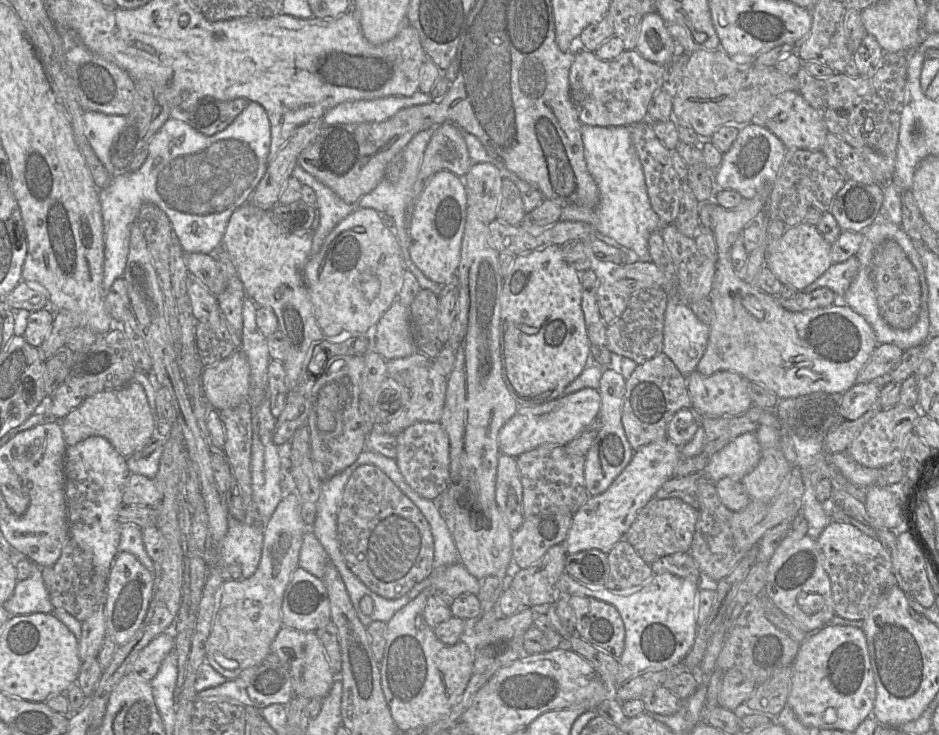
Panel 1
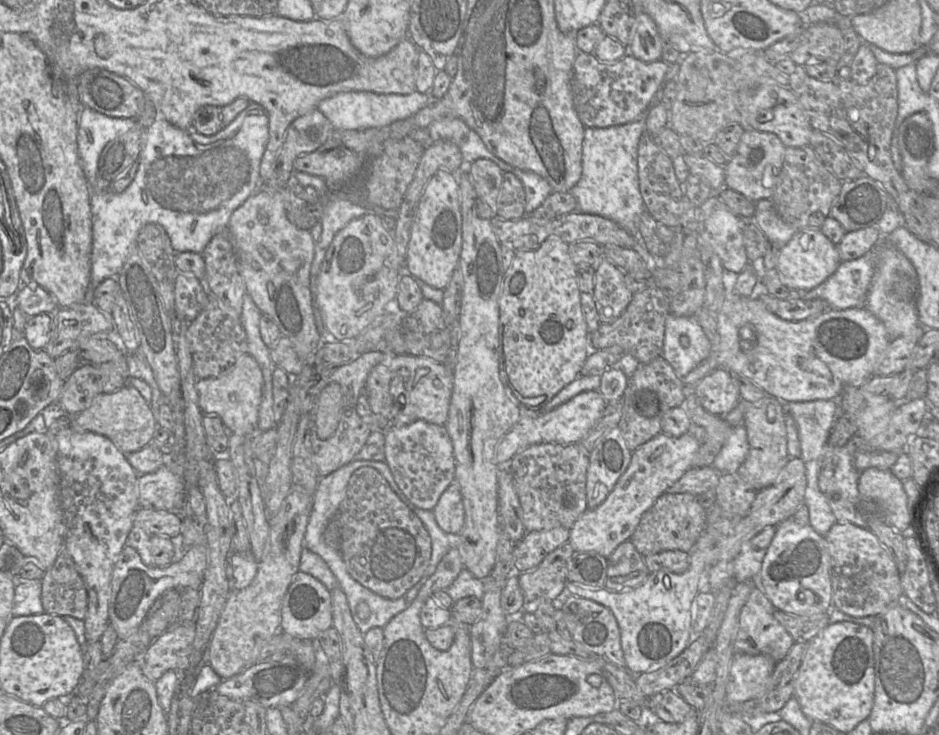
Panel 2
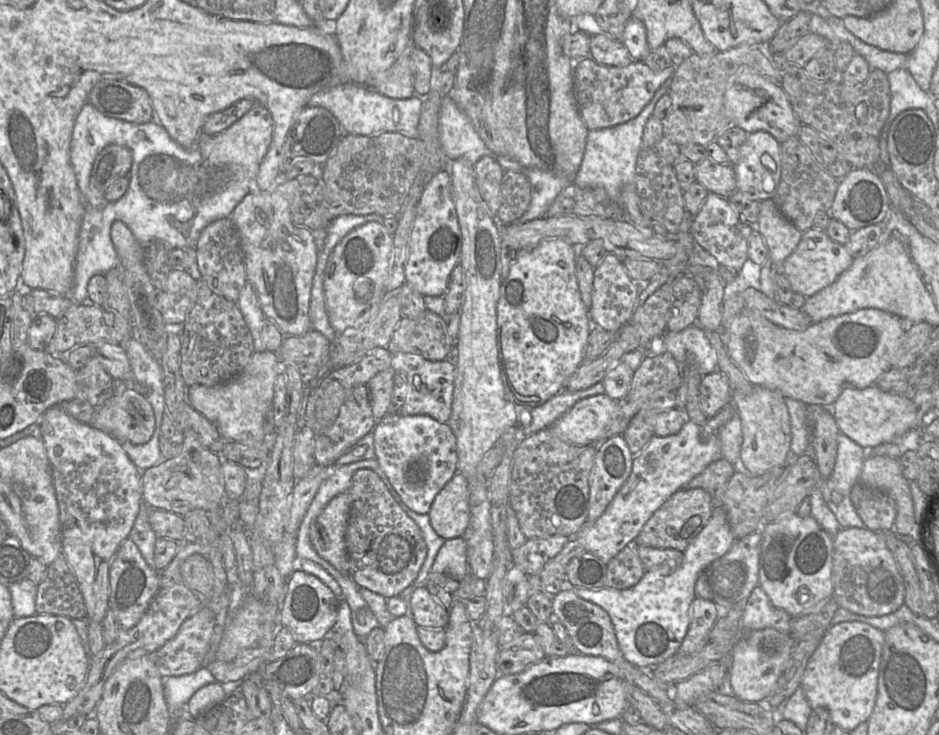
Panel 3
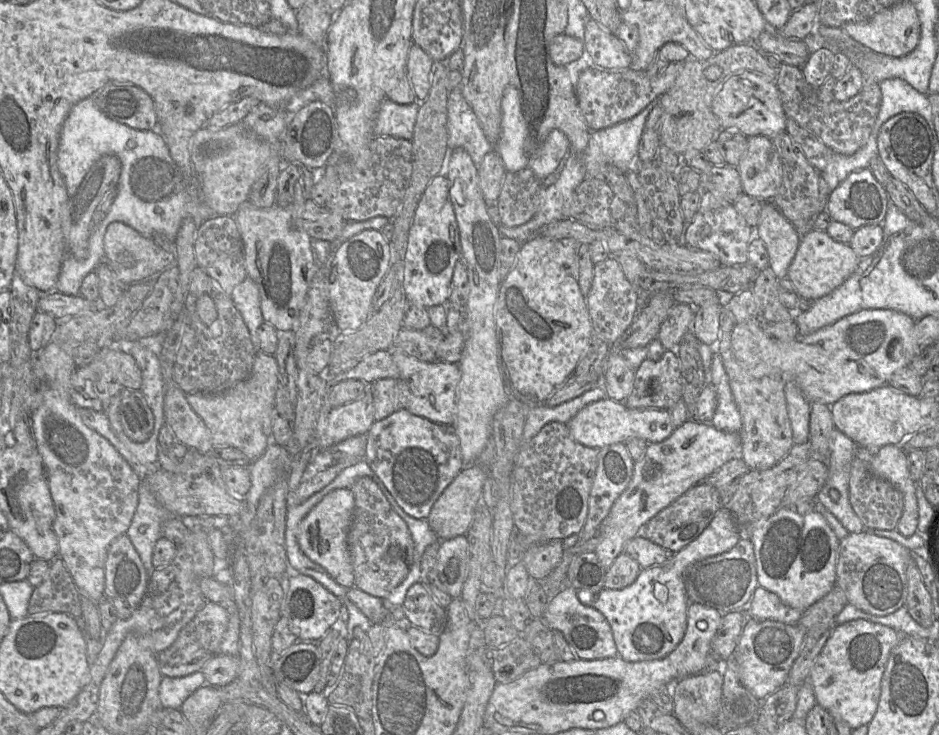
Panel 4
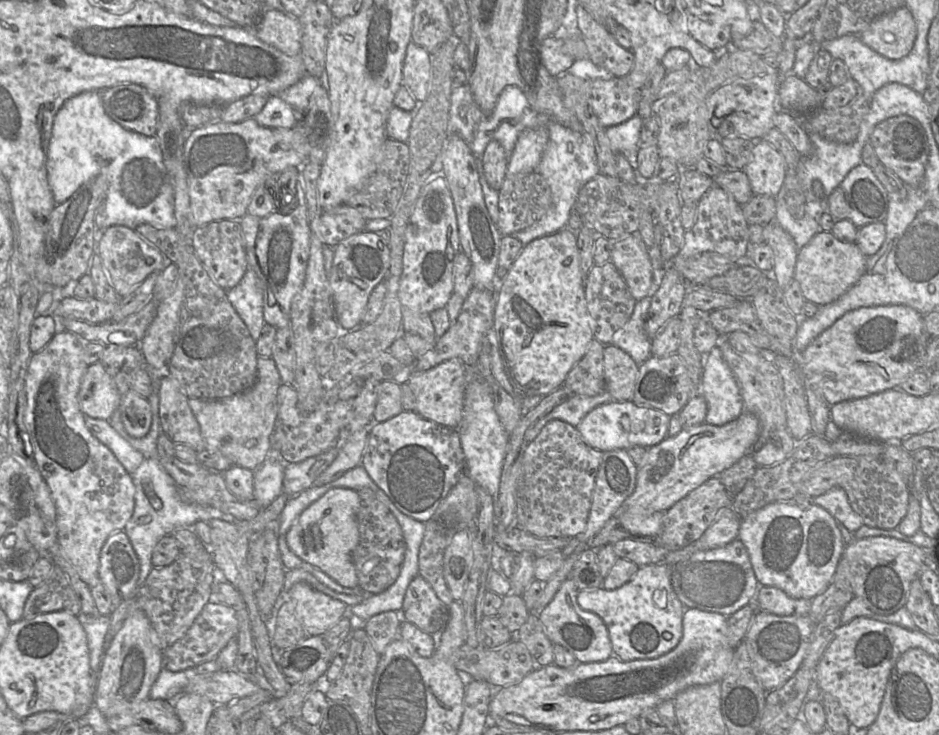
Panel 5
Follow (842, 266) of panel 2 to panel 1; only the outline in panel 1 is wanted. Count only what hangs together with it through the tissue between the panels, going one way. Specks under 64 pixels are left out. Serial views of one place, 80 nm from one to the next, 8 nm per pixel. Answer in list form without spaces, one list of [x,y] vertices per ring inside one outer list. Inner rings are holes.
[[[856,256],[850,257],[845,262],[832,264],[818,279],[798,292],[811,293],[818,288],[827,287],[836,294],[837,300],[841,301],[856,277],[859,265]]]

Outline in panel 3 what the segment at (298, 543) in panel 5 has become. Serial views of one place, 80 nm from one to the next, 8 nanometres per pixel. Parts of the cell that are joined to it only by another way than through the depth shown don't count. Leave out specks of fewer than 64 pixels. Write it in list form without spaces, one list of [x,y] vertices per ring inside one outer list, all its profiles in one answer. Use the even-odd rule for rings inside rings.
[[[348,492],[340,493],[326,505],[310,526],[310,542],[324,560],[328,561],[339,572],[349,574],[349,559],[345,545],[345,533],[347,529],[351,499]]]

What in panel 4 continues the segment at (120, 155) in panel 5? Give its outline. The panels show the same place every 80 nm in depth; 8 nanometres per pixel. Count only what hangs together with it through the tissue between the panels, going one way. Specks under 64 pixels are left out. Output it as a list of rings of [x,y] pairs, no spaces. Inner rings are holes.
[[[87,97],[72,106],[60,132],[57,166],[68,196],[75,193],[92,165],[104,155],[115,155],[121,161],[118,194],[104,219],[91,231],[86,257],[75,259],[66,251],[55,286],[55,290],[65,295],[79,295],[85,276],[104,261],[104,235],[110,223],[123,222],[146,237],[159,233],[175,240],[184,219],[192,218],[199,225],[218,216],[205,202],[197,174],[182,172],[158,130],[137,130],[112,120],[99,110],[91,97]]]

